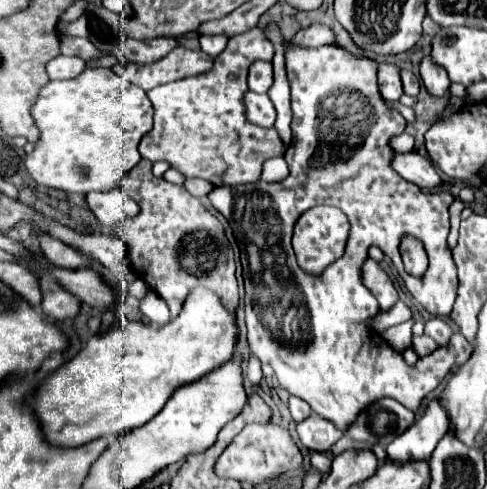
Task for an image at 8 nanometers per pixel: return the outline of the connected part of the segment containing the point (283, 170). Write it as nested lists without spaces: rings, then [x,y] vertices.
[[[268,158],[262,168],[264,182],[282,182],[288,176],[288,166],[284,158]]]

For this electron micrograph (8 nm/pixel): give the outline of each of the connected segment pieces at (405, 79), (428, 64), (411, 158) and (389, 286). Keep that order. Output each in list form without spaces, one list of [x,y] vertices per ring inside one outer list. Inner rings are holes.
[[[404,72],[404,74],[402,74],[402,84],[404,84],[404,92],[406,92],[408,96],[418,96],[418,92],[420,92],[420,82],[418,82],[418,78],[416,78],[412,72]]]
[[[430,54],[424,56],[422,62],[420,62],[420,76],[422,76],[422,82],[424,82],[424,86],[428,88],[430,94],[446,96],[448,86],[450,86],[448,74],[446,74],[446,70],[440,64],[436,64],[432,60]]]
[[[416,152],[396,154],[392,168],[402,178],[406,178],[408,182],[414,182],[422,190],[434,190],[434,188],[442,186],[442,178],[436,172],[436,168],[432,166],[432,162],[420,154],[416,154]]]
[[[368,258],[364,262],[362,270],[364,270],[366,288],[376,296],[382,312],[388,312],[398,302],[398,292],[396,292],[392,280],[388,278],[388,274],[372,258]]]

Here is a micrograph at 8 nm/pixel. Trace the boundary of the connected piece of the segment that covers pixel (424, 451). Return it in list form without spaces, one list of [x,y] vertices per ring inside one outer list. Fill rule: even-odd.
[[[434,398],[428,404],[424,416],[386,446],[386,460],[396,464],[406,464],[410,460],[426,460],[430,458],[432,450],[436,448],[438,440],[446,434],[446,430],[448,416]]]

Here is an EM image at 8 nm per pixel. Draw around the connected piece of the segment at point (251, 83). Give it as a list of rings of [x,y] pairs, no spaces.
[[[256,60],[252,62],[248,70],[248,88],[252,92],[268,92],[272,86],[272,64],[266,60]]]

